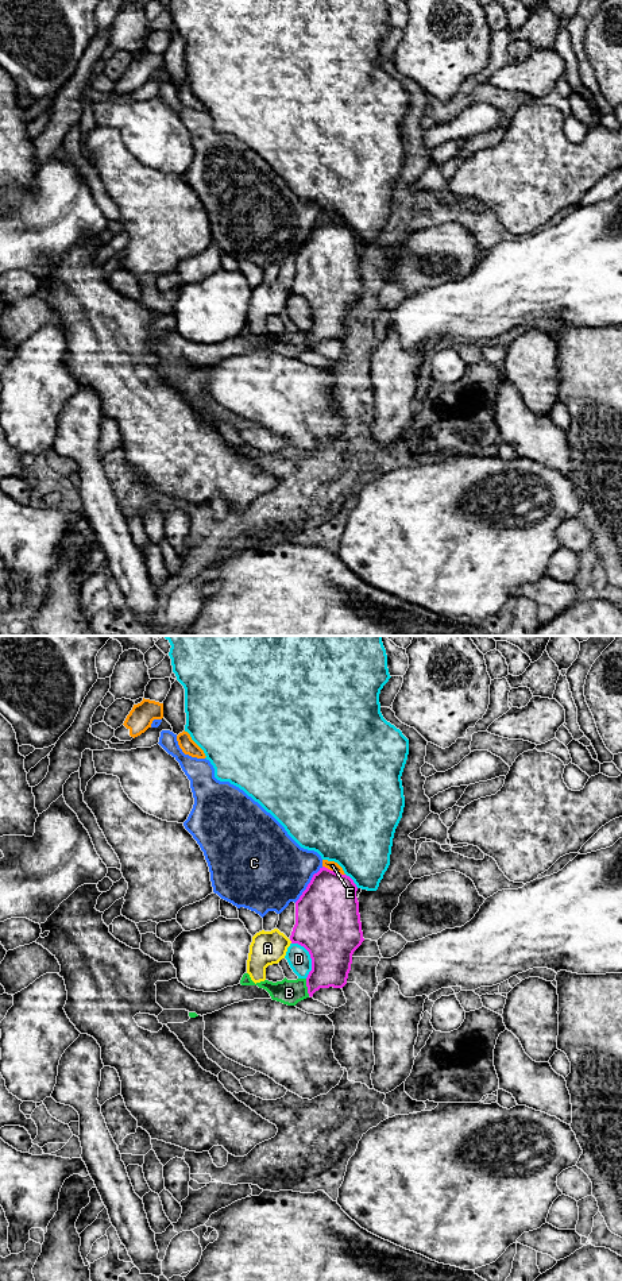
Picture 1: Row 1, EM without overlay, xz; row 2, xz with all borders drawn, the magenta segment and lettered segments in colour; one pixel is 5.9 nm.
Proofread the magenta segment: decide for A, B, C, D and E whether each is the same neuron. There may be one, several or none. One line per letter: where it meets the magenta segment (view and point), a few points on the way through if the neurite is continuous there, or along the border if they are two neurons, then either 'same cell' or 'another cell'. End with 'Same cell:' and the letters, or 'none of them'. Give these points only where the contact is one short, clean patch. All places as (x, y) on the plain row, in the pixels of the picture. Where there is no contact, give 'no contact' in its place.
A: meets magenta in xz at (290, 292); another cell
B: meets magenta in xz at (306, 338); border along xz (305, 331), (309, 347); another cell
C: meets magenta in xz at (308, 236); another cell
D: meets magenta in xz at (310, 309); another cell
E: meets magenta in xz at (332, 223); another cell
Same cell: none of them

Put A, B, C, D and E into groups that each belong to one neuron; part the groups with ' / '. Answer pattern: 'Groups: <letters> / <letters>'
Groups: A / B / C / D / E

